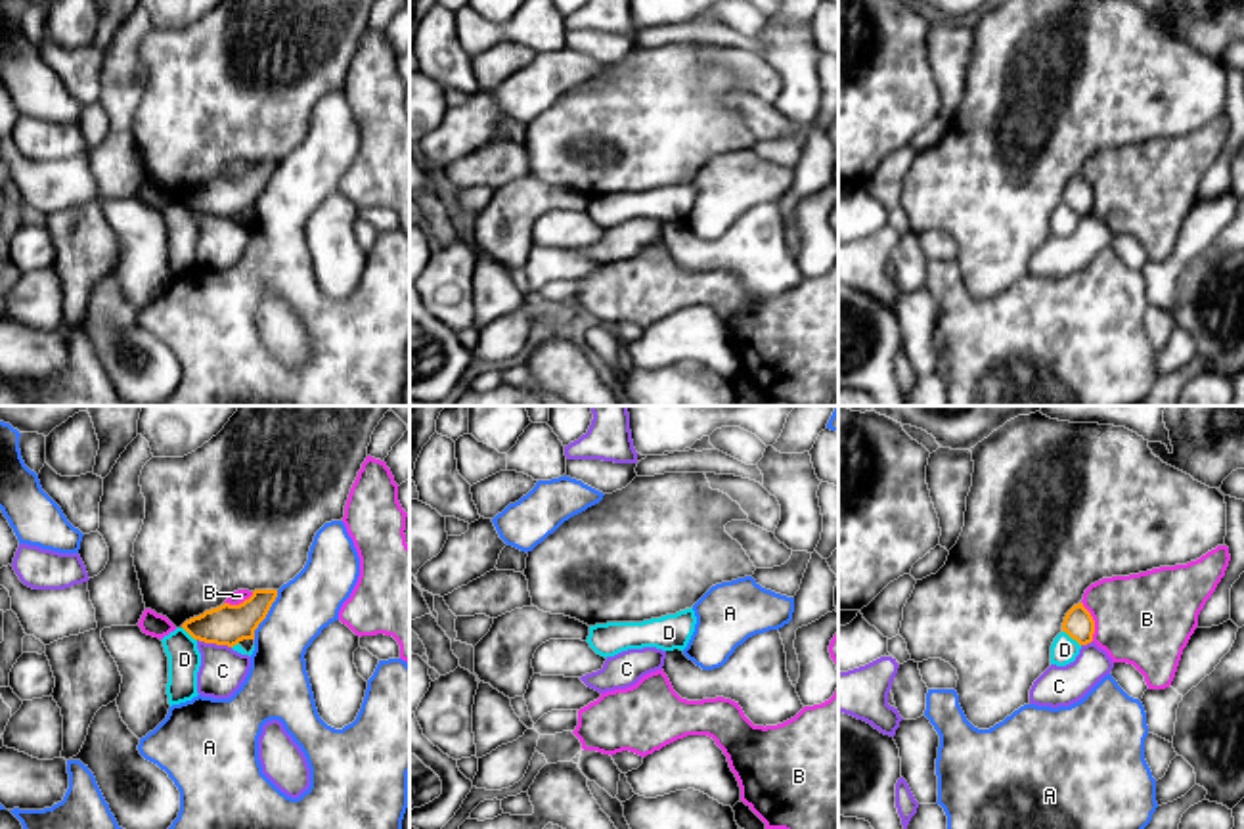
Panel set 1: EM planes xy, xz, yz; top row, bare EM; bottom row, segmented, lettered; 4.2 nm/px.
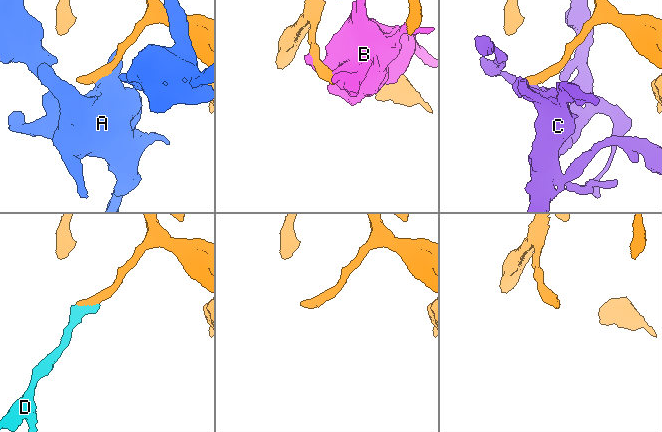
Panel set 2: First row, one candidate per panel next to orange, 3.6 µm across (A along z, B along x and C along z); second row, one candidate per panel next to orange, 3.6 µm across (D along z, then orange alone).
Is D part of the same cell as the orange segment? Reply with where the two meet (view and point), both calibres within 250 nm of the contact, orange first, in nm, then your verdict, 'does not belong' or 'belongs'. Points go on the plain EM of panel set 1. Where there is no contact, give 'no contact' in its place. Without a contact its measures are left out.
contact yz (1072, 209); calibres 130 and 120 nm; does not belong

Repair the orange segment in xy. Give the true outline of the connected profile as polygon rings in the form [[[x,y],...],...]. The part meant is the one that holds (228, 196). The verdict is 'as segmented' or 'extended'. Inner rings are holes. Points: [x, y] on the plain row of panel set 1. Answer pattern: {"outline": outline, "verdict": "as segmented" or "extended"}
{"outline": [[[255,161],[239,176],[224,174],[205,182],[182,195],[182,199],[199,213],[233,218],[243,211],[255,211],[255,201],[266,190],[278,161]]], "verdict": "as segmented"}

